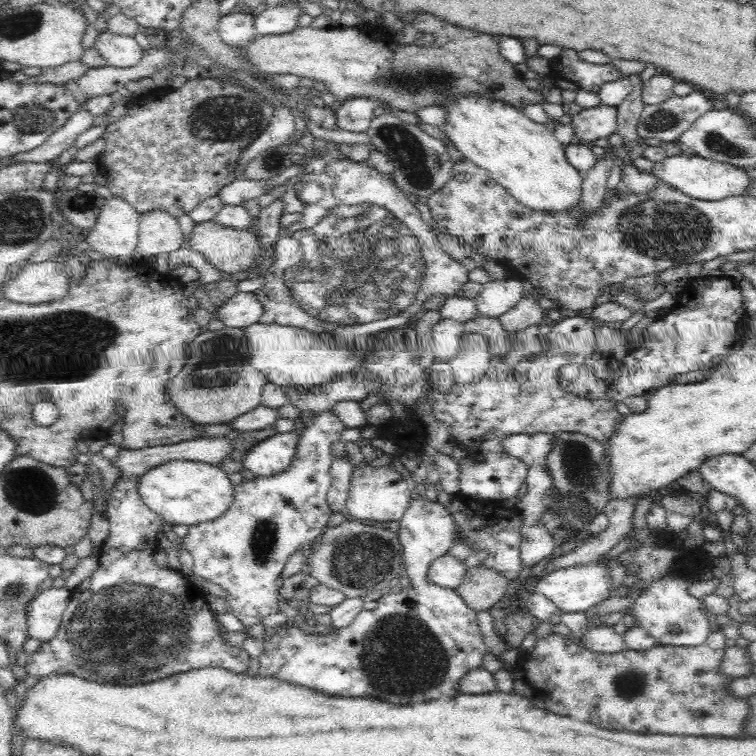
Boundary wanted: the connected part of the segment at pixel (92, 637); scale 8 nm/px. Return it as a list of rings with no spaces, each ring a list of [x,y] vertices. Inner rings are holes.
[[[122,475],[114,484],[112,492],[110,492],[108,509],[104,513],[109,523],[109,536],[102,548],[98,548],[96,552],[99,556],[100,566],[98,566],[96,572],[94,572],[92,576],[86,578],[80,586],[76,586],[76,588],[71,590],[68,606],[66,606],[63,616],[61,617],[61,626],[54,638],[49,642],[42,642],[38,651],[28,655],[27,664],[24,669],[26,669],[30,677],[30,681],[39,680],[40,678],[44,678],[44,676],[52,676],[52,674],[54,676],[73,674],[74,676],[84,677],[84,680],[96,681],[98,684],[132,685],[142,683],[136,682],[136,680],[148,680],[148,683],[150,683],[154,680],[158,680],[158,678],[163,679],[164,676],[172,676],[172,674],[198,670],[199,668],[222,667],[235,673],[244,673],[248,668],[248,660],[250,660],[250,657],[248,653],[242,649],[242,645],[232,646],[223,642],[221,633],[227,631],[219,624],[216,613],[210,609],[210,605],[205,599],[204,592],[191,583],[190,579],[184,577],[180,571],[170,568],[160,568],[155,563],[153,556],[159,548],[157,536],[162,529],[163,521],[160,516],[157,516],[152,510],[149,510],[146,504],[141,500],[139,496],[138,480],[140,480],[139,476],[126,477]]]

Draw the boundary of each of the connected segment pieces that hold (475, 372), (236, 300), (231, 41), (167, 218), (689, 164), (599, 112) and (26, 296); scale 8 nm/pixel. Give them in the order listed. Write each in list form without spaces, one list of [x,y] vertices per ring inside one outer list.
[[[482,339],[478,346],[476,346],[478,342],[474,342],[474,340],[461,341],[461,350],[458,352],[458,356],[449,362],[454,382],[468,384],[480,380],[491,360],[491,355],[483,347],[484,343]]]
[[[239,292],[215,312],[226,327],[246,328],[258,322],[264,312],[264,307],[254,293]]]
[[[228,14],[222,16],[217,28],[225,45],[239,49],[248,47],[256,38],[255,16],[251,14]]]
[[[148,211],[139,216],[139,234],[136,250],[132,256],[142,261],[156,254],[169,253],[182,248],[184,234],[178,219],[166,211]]]
[[[696,155],[666,157],[653,165],[652,174],[657,180],[663,180],[668,186],[696,200],[722,200],[728,196],[746,195],[746,188],[752,184],[754,179],[742,167],[717,162],[713,159],[704,159]]]
[[[600,103],[594,108],[582,109],[572,117],[574,134],[582,142],[593,142],[616,133],[617,107]]]
[[[46,260],[44,262],[24,263],[21,270],[18,271],[10,281],[8,281],[2,294],[11,302],[24,303],[29,305],[50,303],[61,300],[68,292],[70,276],[65,271],[64,263]]]

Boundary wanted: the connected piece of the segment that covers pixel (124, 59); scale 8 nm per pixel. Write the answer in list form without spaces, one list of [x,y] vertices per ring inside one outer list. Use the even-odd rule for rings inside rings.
[[[107,28],[95,40],[94,48],[115,68],[134,67],[144,57],[143,49],[132,36],[116,35]]]

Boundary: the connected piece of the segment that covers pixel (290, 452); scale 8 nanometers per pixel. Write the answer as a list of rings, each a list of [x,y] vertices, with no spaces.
[[[300,431],[276,433],[274,436],[258,442],[242,460],[243,468],[247,468],[255,476],[272,476],[290,468]]]

